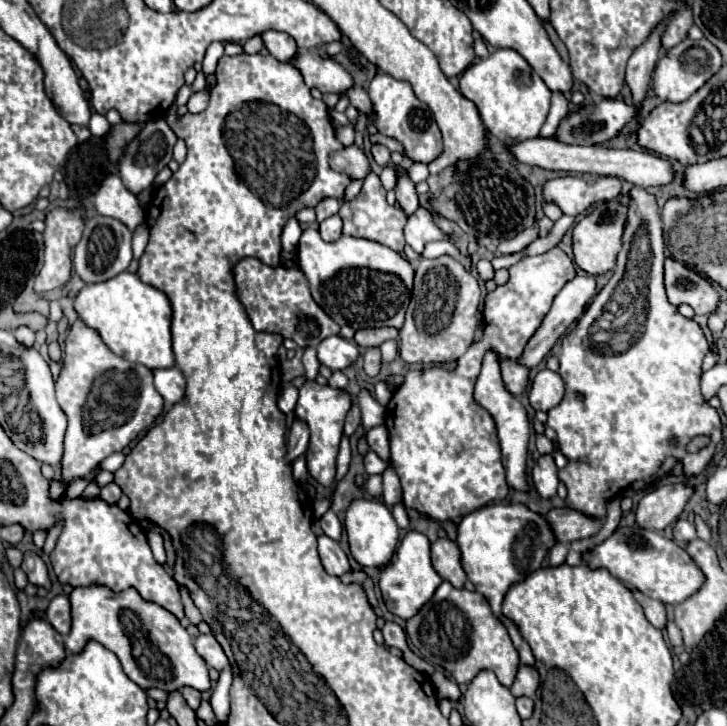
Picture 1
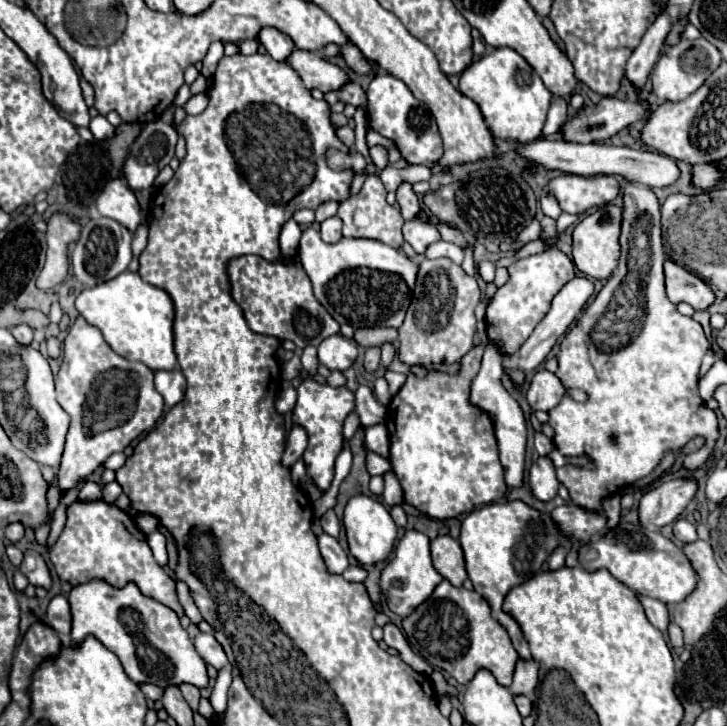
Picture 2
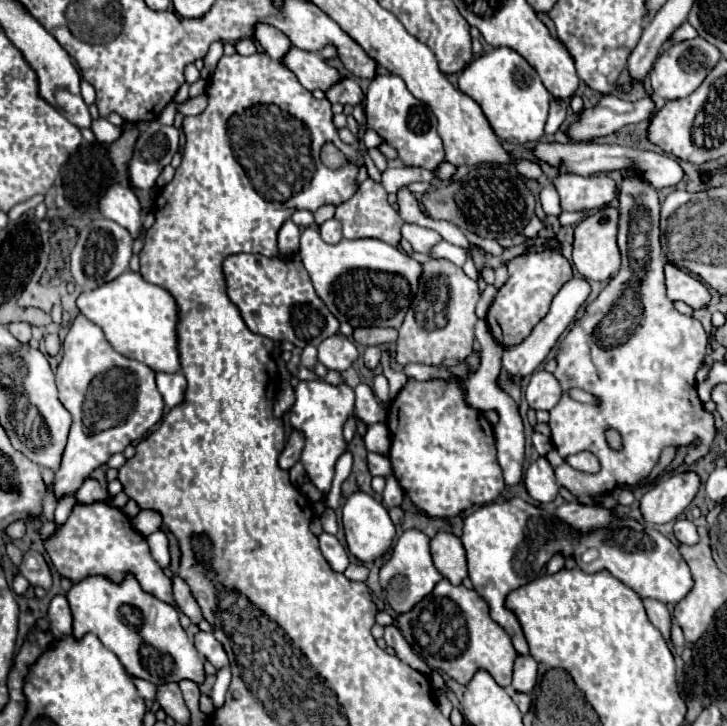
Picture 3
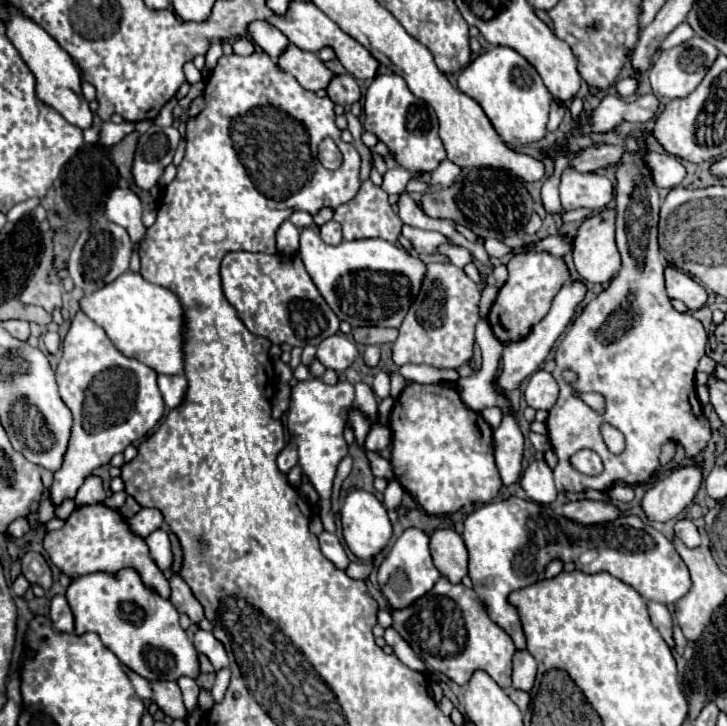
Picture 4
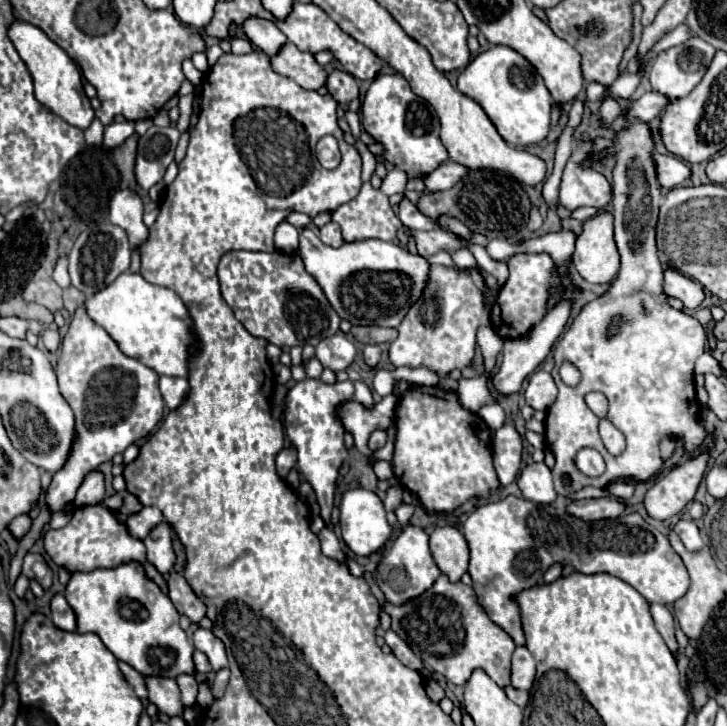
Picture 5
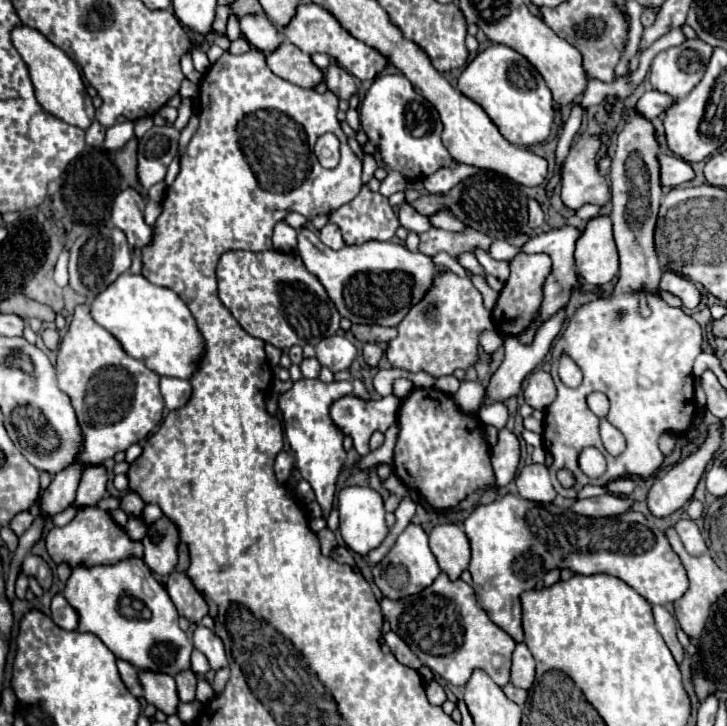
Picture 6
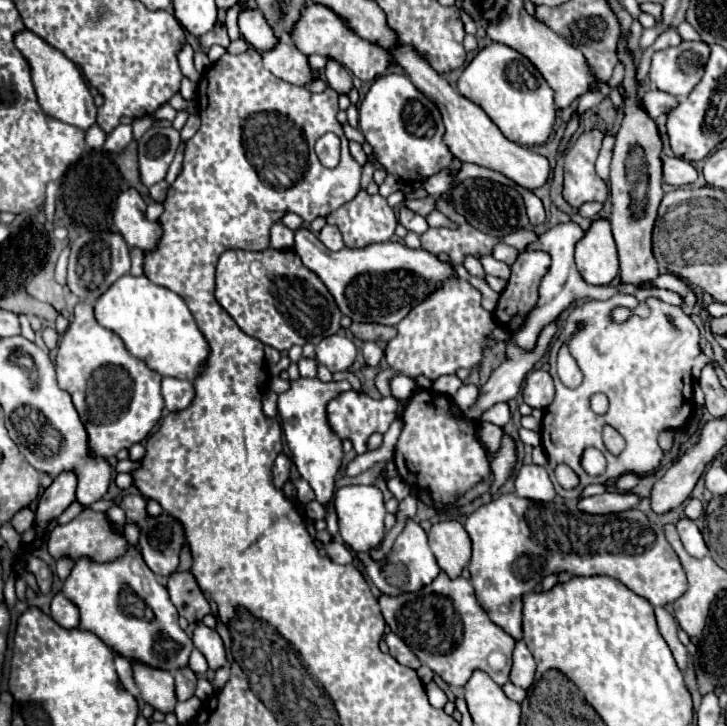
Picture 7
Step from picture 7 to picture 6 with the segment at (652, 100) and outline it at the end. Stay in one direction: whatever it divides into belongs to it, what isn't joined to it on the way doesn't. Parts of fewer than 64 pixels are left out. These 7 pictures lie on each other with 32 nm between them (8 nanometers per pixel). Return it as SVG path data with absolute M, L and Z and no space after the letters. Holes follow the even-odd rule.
M650 90L646 92L634 106L634 112L640 114L646 120L654 120L656 116L660 116L660 112L664 112L670 104L674 102L674 98L658 92L658 90Z

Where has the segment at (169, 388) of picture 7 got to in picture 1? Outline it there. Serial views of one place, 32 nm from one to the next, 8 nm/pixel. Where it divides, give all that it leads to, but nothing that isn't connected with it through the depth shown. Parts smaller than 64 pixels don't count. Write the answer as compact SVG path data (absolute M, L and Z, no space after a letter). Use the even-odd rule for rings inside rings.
M176 366L160 368L160 370L154 370L154 386L160 392L160 396L164 398L164 402L168 406L172 406L178 400L182 400L186 380L184 380L182 372Z

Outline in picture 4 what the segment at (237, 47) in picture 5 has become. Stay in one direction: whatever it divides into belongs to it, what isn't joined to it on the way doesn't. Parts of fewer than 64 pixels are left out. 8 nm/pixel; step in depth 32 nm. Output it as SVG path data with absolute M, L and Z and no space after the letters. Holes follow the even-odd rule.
M238 38L232 46L234 46L234 52L236 54L242 54L242 56L248 56L248 54L252 54L256 50L254 48L254 42L250 38Z

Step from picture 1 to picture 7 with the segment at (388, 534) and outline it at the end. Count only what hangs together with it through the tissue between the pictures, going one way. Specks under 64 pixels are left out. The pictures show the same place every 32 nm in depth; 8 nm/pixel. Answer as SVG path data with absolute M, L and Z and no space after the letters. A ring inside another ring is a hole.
M344 486L334 494L334 510L338 514L342 540L356 554L368 552L384 540L384 536L386 536L386 530L384 530L386 508L384 508L382 492L378 488L374 488L374 486Z

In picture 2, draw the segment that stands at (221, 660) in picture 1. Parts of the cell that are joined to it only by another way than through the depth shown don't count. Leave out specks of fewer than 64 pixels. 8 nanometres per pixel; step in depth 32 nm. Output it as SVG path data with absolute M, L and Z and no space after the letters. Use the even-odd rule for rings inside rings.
M198 634L194 638L194 646L196 646L198 654L206 660L206 664L214 666L216 670L220 670L228 664L228 658L226 658L222 646L216 642L214 634Z

